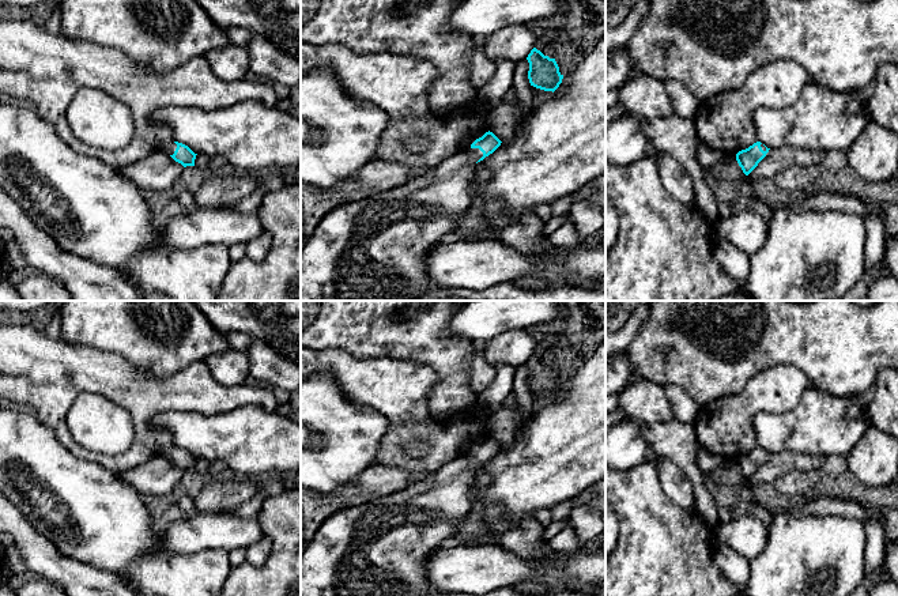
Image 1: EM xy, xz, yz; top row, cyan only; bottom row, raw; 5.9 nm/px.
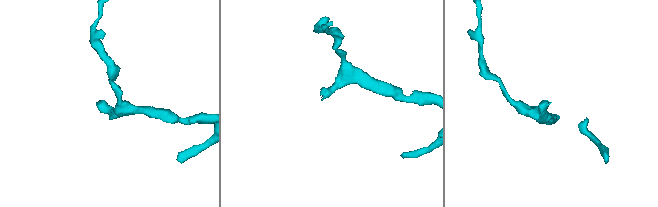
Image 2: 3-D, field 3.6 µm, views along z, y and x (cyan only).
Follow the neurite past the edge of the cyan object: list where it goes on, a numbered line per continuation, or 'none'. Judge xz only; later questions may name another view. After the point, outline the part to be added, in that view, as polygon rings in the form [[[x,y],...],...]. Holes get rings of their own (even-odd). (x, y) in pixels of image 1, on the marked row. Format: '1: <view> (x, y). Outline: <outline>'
1: xz (373, 249). Outline: [[[469,147],[445,159],[425,176],[390,189],[371,193],[354,203],[339,205],[325,214],[301,250],[301,301],[416,301],[420,295],[435,288],[438,284],[426,272],[425,256],[441,244],[444,235],[454,231],[457,219],[469,207],[473,166],[482,156],[483,152],[479,148]]]

